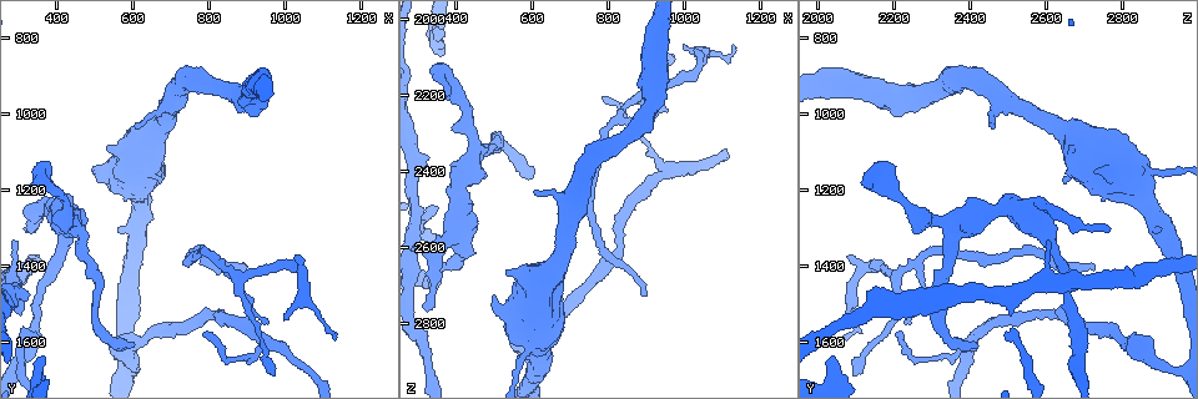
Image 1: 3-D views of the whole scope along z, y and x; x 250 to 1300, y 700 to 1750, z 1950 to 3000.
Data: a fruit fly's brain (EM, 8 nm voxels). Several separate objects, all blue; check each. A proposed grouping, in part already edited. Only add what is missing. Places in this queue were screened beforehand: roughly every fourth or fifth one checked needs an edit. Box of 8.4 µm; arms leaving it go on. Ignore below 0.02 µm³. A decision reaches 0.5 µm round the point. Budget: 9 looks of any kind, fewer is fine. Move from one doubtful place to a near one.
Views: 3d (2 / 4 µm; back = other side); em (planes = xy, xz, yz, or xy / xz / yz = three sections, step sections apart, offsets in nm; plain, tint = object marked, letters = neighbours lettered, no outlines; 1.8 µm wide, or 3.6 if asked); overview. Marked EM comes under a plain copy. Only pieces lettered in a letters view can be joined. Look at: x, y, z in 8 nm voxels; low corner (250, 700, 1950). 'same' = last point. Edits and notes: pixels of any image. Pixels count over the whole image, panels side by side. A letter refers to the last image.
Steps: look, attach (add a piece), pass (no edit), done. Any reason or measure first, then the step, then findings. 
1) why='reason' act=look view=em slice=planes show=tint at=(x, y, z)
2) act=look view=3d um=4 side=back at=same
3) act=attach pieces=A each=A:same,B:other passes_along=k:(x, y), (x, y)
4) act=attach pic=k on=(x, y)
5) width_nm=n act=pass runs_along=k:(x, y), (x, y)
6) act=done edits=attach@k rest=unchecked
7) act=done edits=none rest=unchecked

why='free end' act=look view=em slice=planes show=letters at=(370, 1645, 2050)

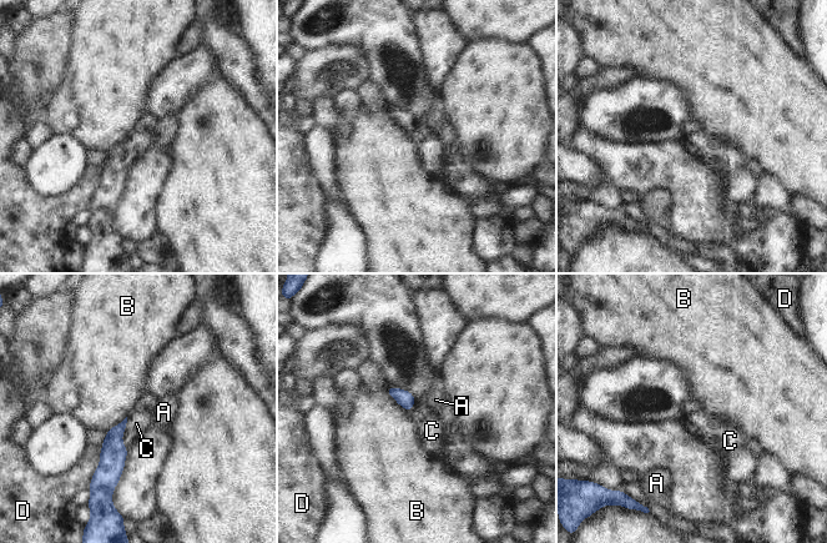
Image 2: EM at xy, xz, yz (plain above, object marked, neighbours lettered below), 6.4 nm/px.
act=attach pic=2 on=(139, 420) each=A:other,B:other,C:same,D:other passes_along=2:(112, 456), (122, 433), (139, 420) found='the neuron continues'

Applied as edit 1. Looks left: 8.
why='end of a long branch' act=look view=3d um=4 at=(360, 1125, 2170)

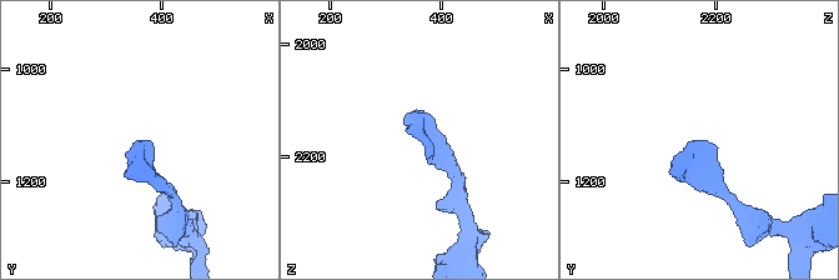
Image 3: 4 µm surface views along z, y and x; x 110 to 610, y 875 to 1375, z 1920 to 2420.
why='now the EM' act=look view=em slice=planes show=letters at=(355, 1125, 2165)

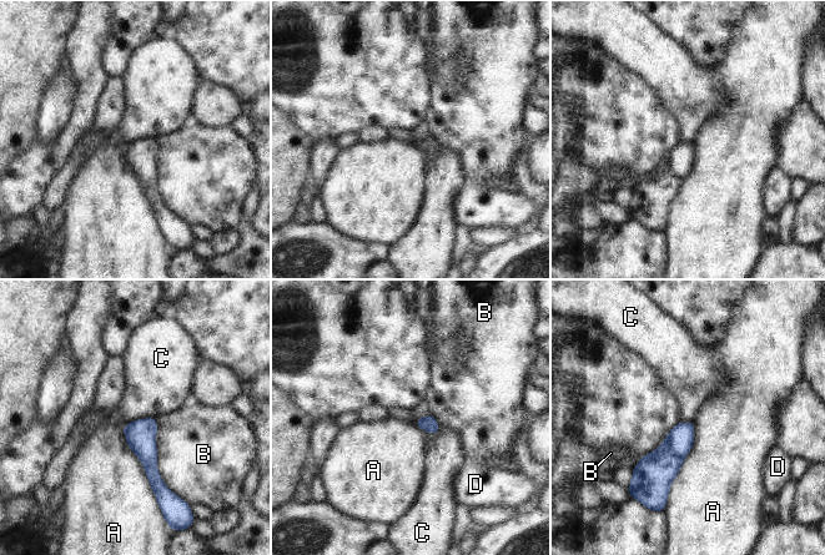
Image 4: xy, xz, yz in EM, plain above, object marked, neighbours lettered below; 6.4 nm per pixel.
act=pass each=A:other,B:other,C:other,D:other border=4:(155, 417), (139, 418), (126, 424) found='none of them fits'

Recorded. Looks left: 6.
why='long arm stops here' act=look view=em slice=planes show=letters at=(895, 1405, 2730)

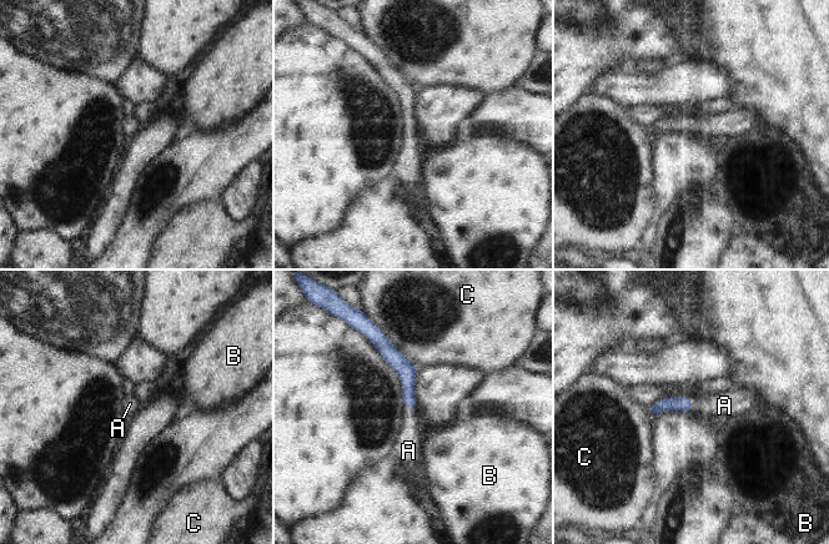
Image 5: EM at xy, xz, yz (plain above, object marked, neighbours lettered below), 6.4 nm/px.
width_nm=90 act=attach pic=5 on=(724, 406) each=A:same,B:other,C:other found='it goes on there'

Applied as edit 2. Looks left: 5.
why='end of a long branch' act=look view=3d um=4 at=(590, 1600, 2415)

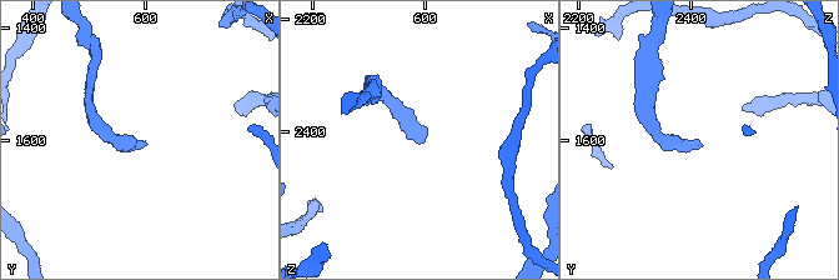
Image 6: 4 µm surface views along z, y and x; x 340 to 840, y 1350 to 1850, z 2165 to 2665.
act=look view=em um=3.6 slice=yz step=16 show=tint at=(595, 1600, 2410)

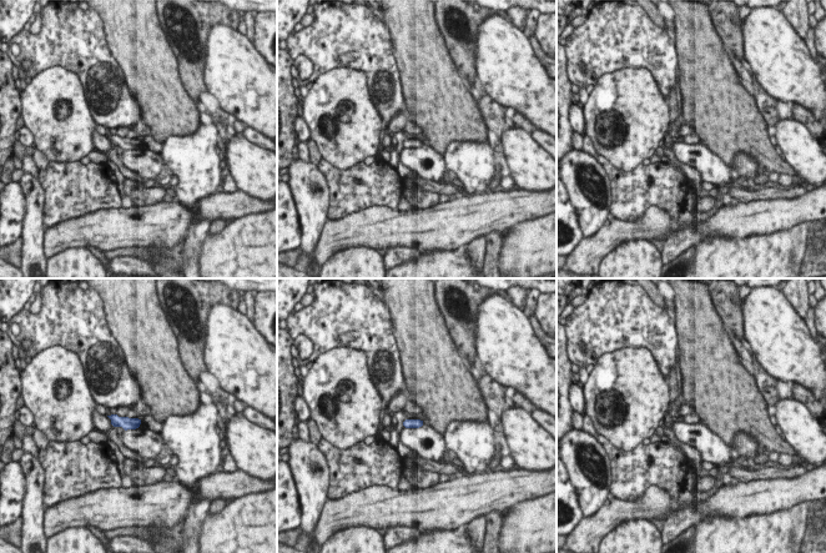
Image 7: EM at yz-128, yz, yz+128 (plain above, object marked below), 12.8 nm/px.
act=look view=em um=3.6 slice=planes show=letters at=same

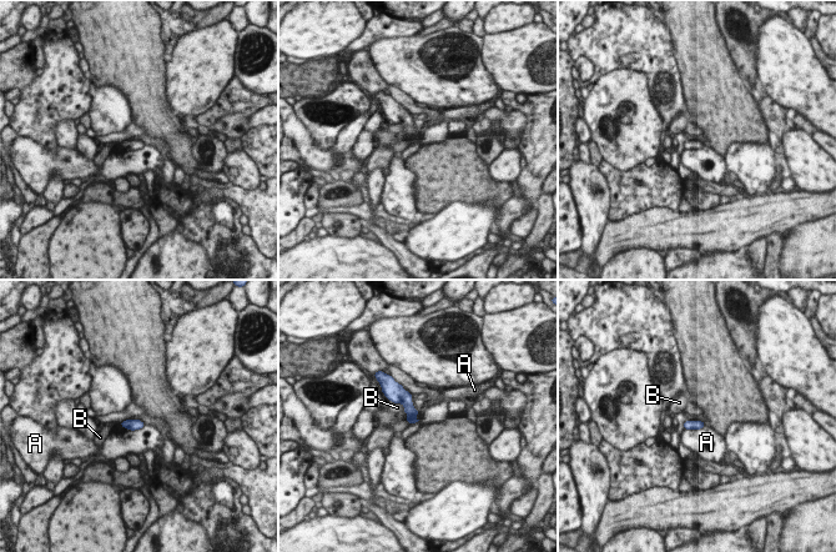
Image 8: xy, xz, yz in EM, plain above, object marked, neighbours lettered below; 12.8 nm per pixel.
act=pass each=A:other,B:other found='no lettered piece goes on from it'

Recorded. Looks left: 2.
act=done edits=attach@2,attach@5 rest=unchecked

